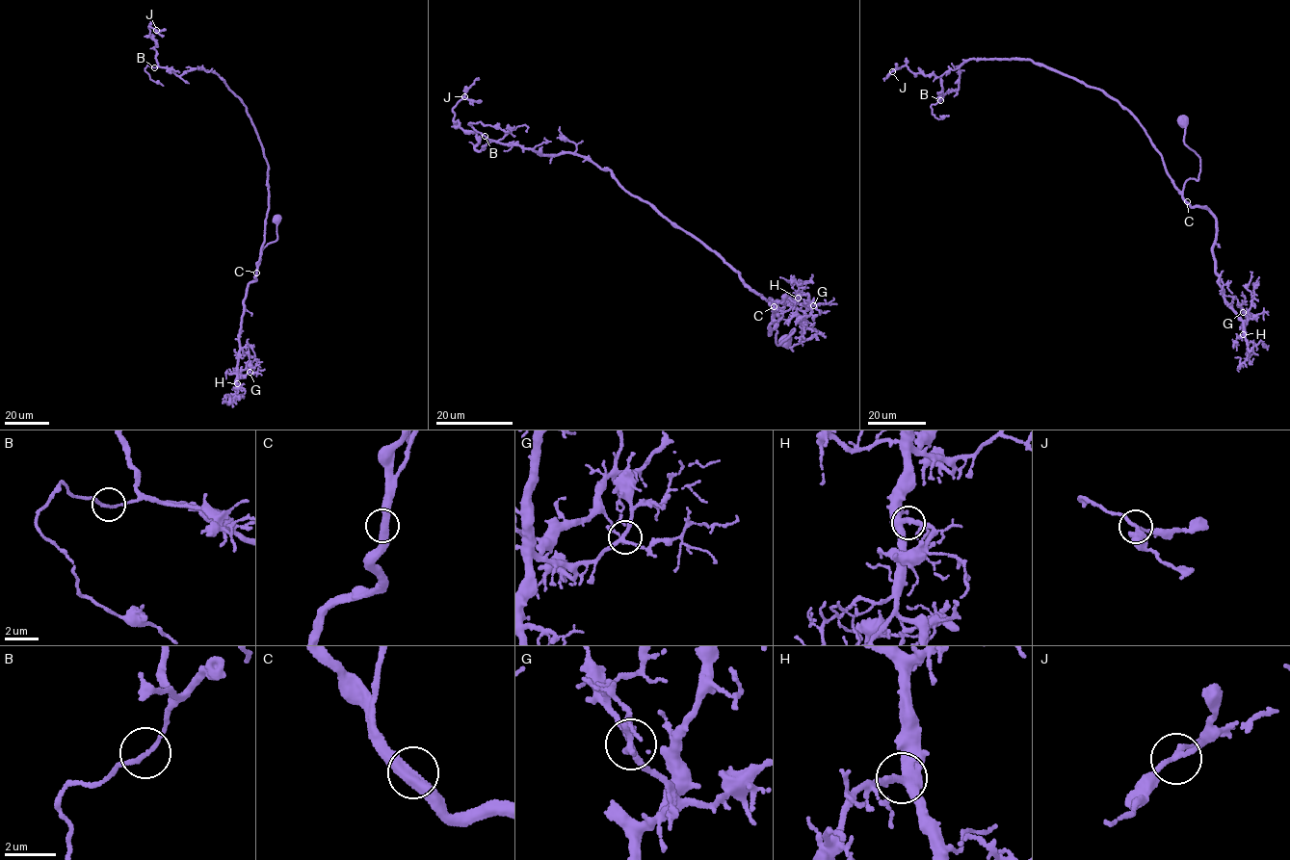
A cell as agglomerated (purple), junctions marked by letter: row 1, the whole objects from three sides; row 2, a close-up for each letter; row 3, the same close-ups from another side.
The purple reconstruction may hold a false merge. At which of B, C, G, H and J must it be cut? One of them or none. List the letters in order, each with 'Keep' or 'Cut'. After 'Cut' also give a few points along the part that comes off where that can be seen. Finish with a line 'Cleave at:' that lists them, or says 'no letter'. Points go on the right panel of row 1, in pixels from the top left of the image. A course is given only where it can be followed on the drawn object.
B: Keep
C: Keep
G: Keep
H: Keep
J: Keep
Cleave at: no letter

